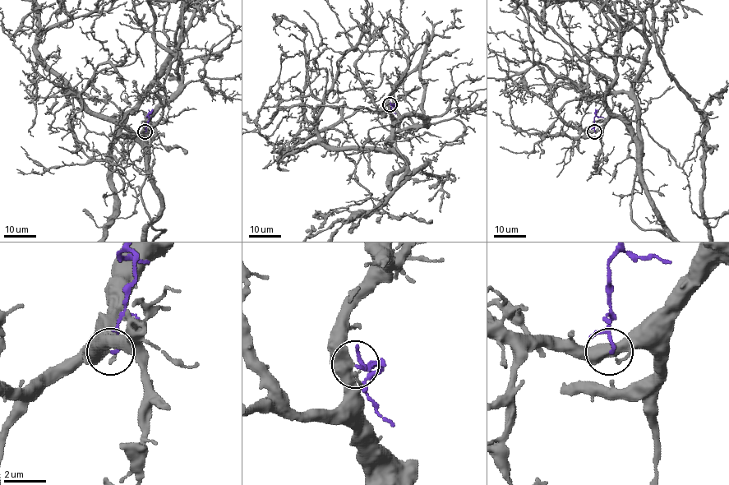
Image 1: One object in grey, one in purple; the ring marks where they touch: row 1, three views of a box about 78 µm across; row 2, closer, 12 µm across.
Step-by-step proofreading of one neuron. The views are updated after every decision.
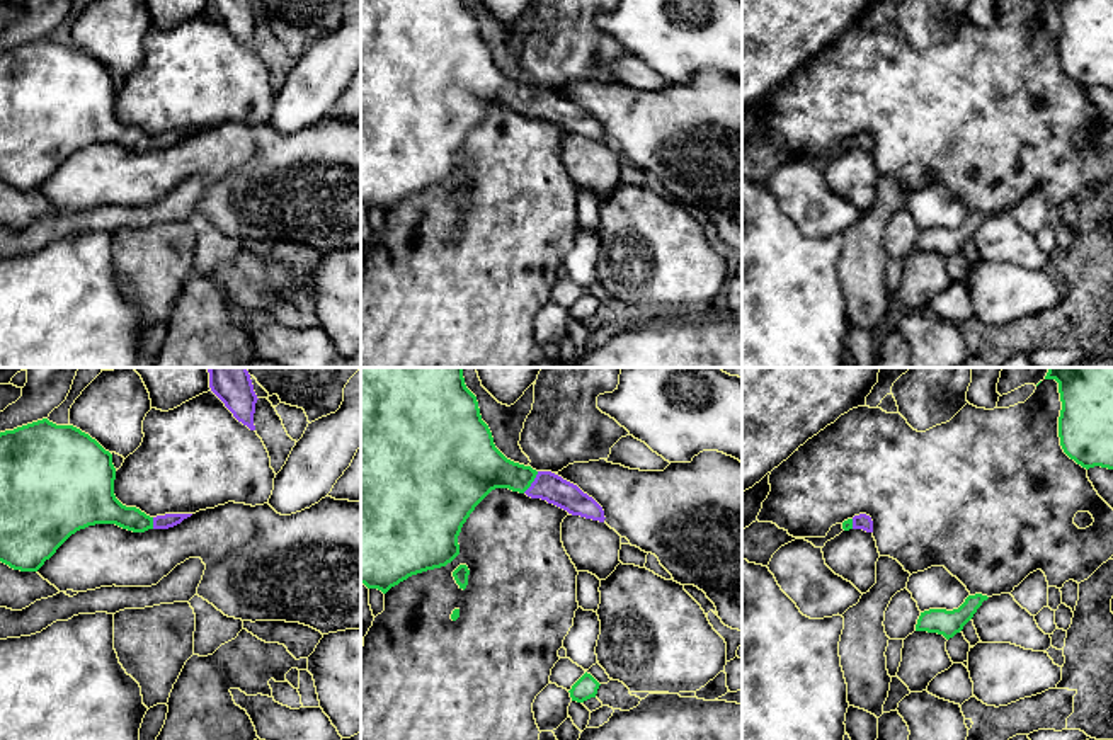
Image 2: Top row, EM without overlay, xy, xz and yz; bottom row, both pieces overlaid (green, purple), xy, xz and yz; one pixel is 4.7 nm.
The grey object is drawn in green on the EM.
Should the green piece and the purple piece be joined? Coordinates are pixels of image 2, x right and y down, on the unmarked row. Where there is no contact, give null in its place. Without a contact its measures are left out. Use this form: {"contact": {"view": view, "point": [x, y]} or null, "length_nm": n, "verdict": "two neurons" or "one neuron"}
{"contact": {"view": "xz", "point": [533, 99]}, "length_nm": 130, "verdict": "one neuron"}

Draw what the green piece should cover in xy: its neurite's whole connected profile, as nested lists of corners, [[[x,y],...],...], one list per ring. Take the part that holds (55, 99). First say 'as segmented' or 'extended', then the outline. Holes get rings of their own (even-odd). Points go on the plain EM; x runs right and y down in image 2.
extended; [[[43,37],[0,51],[0,180],[14,189],[37,191],[71,153],[88,145],[116,143],[133,151],[145,151],[174,146],[192,134],[150,136],[136,126],[126,126],[114,114],[114,99],[112,73],[73,44],[56,44]]]

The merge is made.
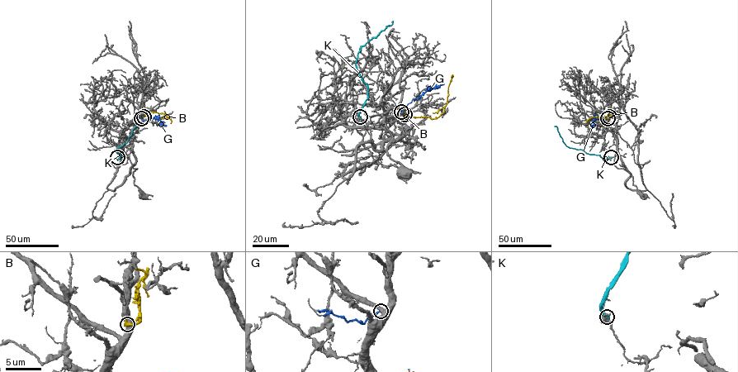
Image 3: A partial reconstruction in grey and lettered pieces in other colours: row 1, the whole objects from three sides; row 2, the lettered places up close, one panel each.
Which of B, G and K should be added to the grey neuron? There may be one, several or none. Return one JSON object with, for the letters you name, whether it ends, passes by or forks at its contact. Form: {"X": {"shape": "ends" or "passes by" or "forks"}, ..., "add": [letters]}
{"add": []}

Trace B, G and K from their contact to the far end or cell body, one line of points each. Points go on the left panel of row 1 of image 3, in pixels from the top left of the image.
B: (144, 116), (149, 111), (163, 113), (170, 118), (170, 123)
G: (141, 118), (159, 119), (163, 126), (166, 126)
K: (117, 157), (122, 154), (115, 149), (127, 141), (136, 126)

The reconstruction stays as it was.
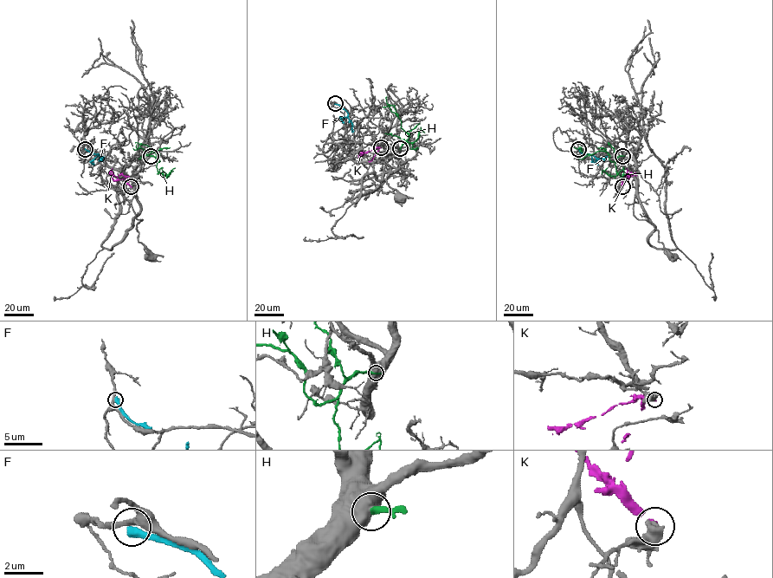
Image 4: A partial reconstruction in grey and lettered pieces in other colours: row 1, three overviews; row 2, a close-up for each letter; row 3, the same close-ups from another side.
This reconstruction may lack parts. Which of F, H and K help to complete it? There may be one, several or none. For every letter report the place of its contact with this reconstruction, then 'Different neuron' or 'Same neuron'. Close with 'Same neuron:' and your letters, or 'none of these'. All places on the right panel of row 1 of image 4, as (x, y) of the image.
F: Touches grey at (578, 149). Different neuron
H: Touches grey at (622, 156). Different neuron
K: Touches grey at (622, 186). Different neuron
Same neuron: none of these

